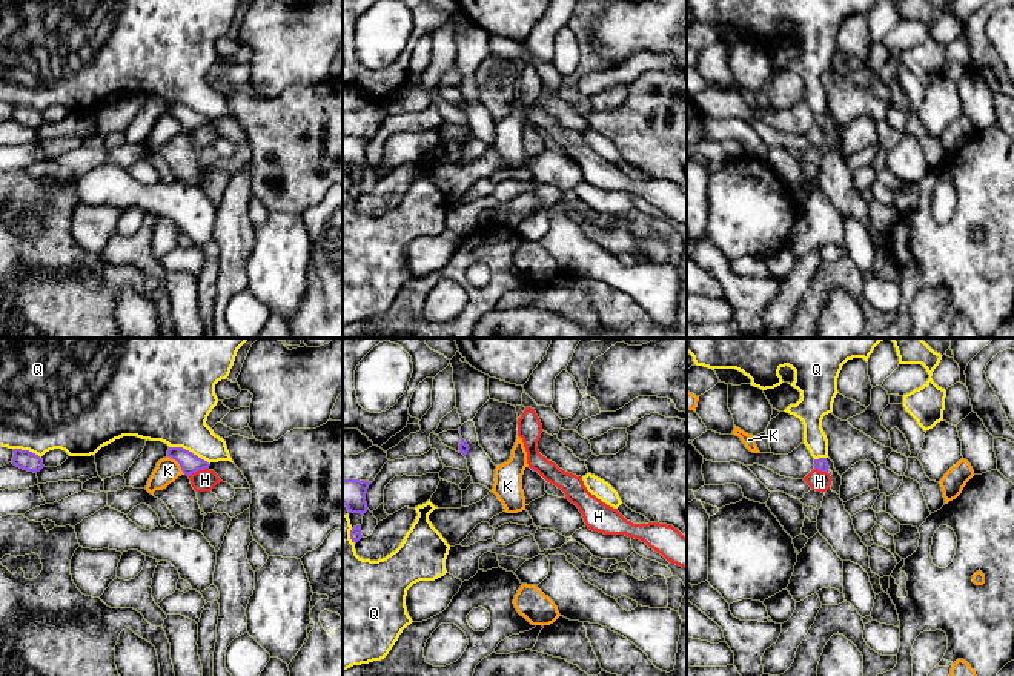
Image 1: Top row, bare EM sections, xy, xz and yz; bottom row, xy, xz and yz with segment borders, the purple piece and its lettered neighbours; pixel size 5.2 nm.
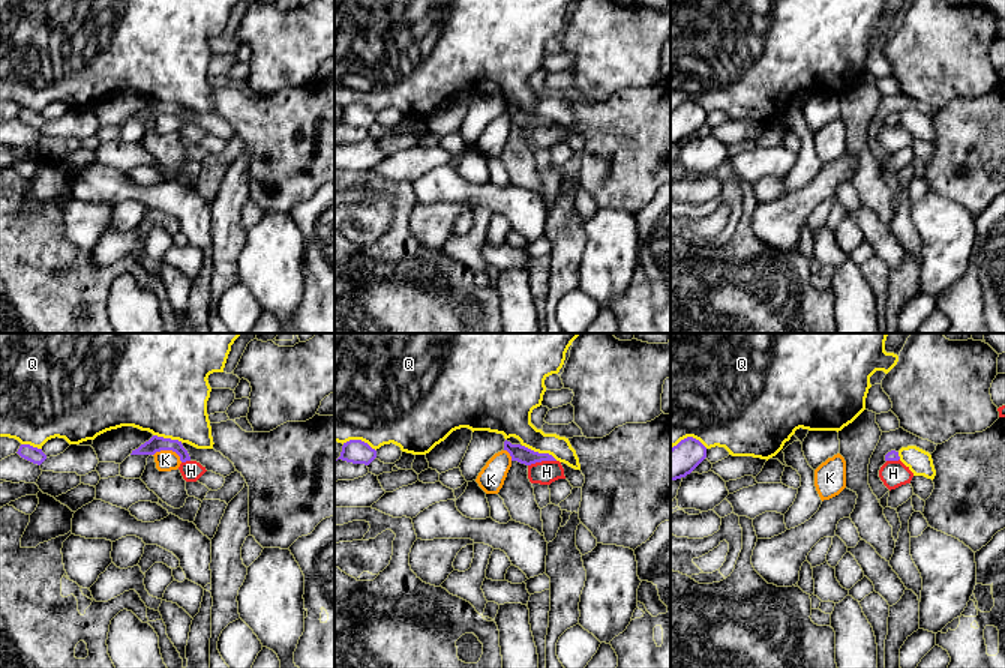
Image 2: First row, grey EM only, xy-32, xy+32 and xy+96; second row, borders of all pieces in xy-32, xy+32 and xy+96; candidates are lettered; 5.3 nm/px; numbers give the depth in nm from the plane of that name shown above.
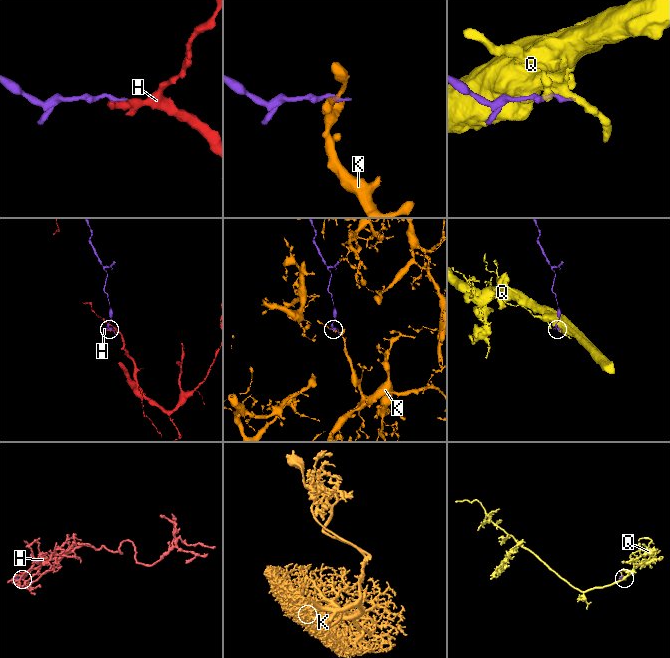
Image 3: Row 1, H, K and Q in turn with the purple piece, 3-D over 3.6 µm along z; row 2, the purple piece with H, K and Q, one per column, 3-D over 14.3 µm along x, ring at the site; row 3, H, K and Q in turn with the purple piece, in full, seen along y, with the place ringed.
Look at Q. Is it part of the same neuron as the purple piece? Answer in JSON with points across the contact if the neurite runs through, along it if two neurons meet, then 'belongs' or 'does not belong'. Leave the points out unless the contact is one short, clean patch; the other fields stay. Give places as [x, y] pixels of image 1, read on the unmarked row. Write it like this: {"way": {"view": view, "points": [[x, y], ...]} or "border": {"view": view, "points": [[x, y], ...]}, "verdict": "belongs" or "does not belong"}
{"verdict": "does not belong"}

